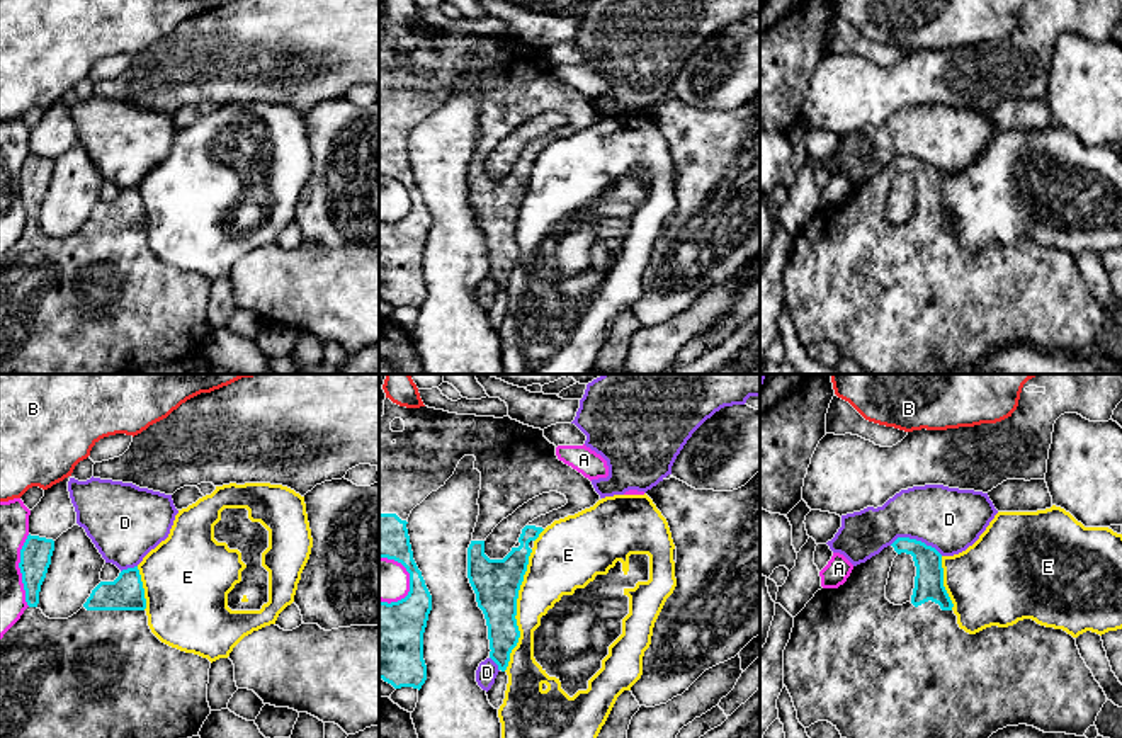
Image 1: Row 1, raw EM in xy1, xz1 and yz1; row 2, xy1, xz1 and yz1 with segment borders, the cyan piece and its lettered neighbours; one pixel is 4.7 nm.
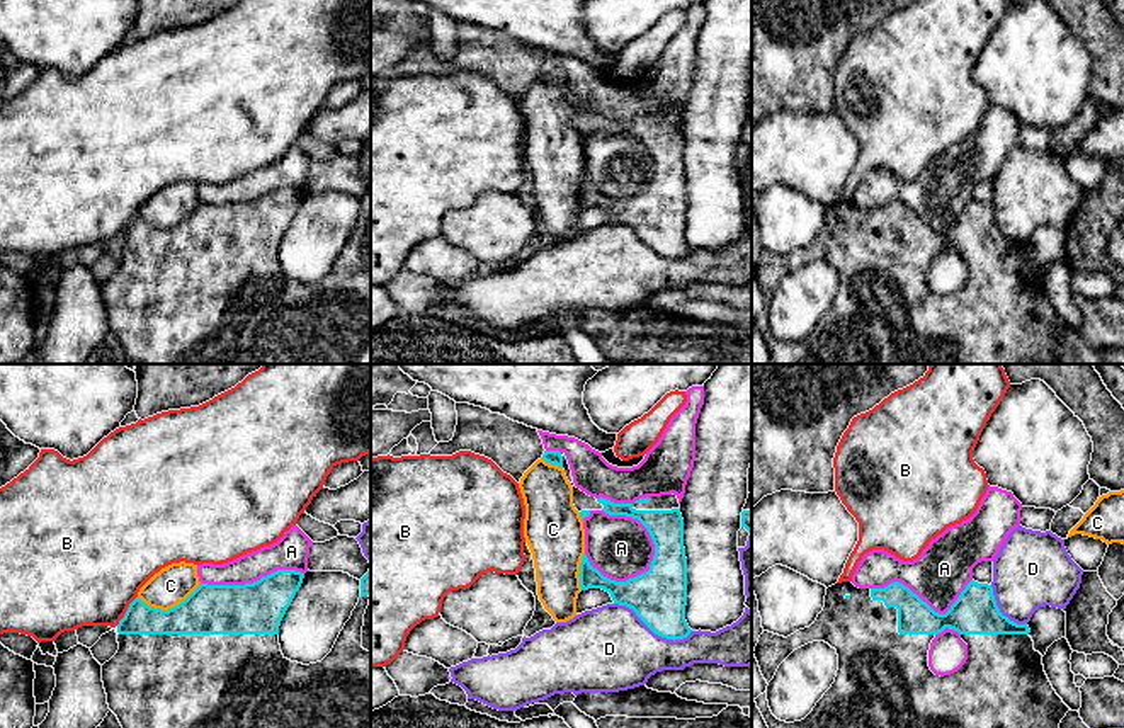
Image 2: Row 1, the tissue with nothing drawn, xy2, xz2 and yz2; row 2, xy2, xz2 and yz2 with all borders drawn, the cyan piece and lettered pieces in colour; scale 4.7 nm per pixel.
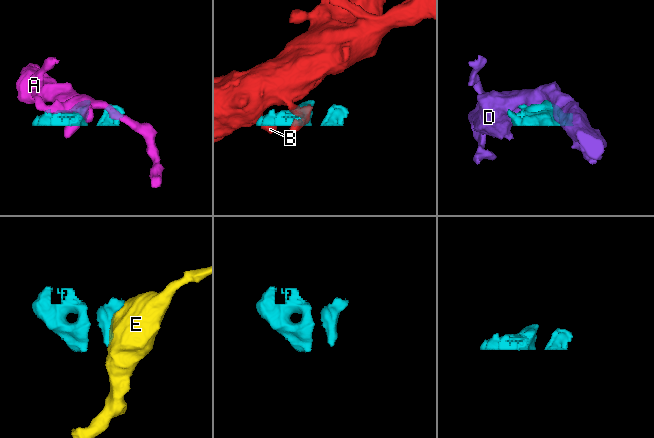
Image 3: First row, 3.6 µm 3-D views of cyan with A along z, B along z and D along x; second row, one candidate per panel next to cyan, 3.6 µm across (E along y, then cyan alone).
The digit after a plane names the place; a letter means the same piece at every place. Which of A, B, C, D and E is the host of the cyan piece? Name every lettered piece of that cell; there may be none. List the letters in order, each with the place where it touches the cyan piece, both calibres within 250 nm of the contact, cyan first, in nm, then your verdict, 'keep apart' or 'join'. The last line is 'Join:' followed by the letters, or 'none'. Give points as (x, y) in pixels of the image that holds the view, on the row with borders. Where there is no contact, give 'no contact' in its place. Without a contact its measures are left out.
A: contact xz2 (647, 528); calibres 190 and 300 nm; keep apart
B: contact xy2 (126, 611); calibres 150 and 480 nm; keep apart
C: contact xy2 (169, 609); calibres 240 and 180 nm; keep apart
D: contact xz2 (653, 631); calibres 260 and 400 nm; keep apart
E: contact xz1 (515, 611); calibres 220 and 240 nm; keep apart
Join: none

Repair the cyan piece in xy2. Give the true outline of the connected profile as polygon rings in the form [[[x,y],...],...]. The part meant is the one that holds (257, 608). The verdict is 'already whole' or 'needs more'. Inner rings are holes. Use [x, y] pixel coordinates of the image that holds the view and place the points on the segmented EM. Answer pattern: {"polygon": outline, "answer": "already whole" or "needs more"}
{"polygon": [[[371,568],[360,578],[360,597],[350,619],[340,631],[332,651],[316,663],[303,665],[287,660],[279,645],[279,626],[303,583],[304,573],[296,570],[277,570],[253,583],[245,585],[207,585],[199,587],[179,606],[162,611],[134,599],[117,624],[117,653],[102,665],[102,682],[109,709],[117,716],[122,728],[371,728],[371,651],[362,648],[364,614],[371,600]]], "answer": "needs more"}

